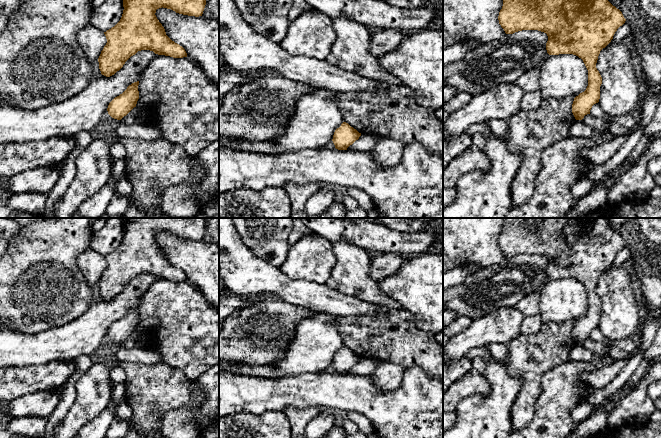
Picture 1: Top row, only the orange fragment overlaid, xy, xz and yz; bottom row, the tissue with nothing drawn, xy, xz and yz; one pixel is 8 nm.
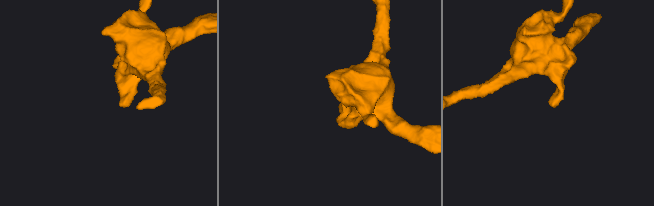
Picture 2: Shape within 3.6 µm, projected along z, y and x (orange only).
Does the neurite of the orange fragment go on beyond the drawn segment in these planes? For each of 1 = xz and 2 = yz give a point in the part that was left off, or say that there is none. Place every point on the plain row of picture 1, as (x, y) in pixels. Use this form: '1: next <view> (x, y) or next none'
1: next none
2: next none

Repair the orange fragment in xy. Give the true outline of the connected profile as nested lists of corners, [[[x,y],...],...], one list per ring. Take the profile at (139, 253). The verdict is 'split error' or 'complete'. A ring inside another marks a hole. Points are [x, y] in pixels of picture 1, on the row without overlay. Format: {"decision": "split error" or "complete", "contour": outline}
{"decision": "complete", "contour": [[[123,218],[122,241],[114,251],[104,256],[107,267],[98,282],[101,298],[106,301],[114,299],[131,280],[141,274],[173,282],[187,281],[185,273],[166,259],[155,239],[156,234],[163,231],[179,238],[199,241],[202,240],[205,229],[205,218]]]}

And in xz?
{"decision": "complete", "contour": [[[343,346],[341,350],[335,354],[332,365],[336,373],[347,374],[360,360],[361,357],[348,347]]]}

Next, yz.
{"decision": "complete", "contour": [[[505,218],[498,244],[506,258],[522,254],[546,257],[549,279],[573,278],[583,284],[588,294],[588,310],[574,322],[572,337],[576,344],[590,338],[592,330],[600,323],[602,301],[596,292],[598,280],[626,245],[622,236],[608,225],[606,218],[593,221],[587,218]]]}

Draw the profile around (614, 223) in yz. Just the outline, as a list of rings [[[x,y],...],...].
[[[606,218],[608,225],[613,229],[616,230],[621,225],[633,221],[639,220],[640,218]]]

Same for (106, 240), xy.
[[[109,218],[101,230],[93,232],[90,249],[106,256],[120,245],[123,234],[123,219]]]

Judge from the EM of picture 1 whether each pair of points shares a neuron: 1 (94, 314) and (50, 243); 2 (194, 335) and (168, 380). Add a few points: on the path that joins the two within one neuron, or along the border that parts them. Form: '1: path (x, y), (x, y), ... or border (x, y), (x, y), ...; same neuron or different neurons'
1: border (92, 303), (83, 313), (70, 320); different neurons
2: border (162, 361), (178, 367), (190, 379), (197, 377); different neurons

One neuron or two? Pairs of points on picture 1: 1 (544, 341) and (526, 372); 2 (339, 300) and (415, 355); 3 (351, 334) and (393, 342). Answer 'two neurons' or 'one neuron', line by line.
1: one neuron
2: two neurons
3: one neuron

